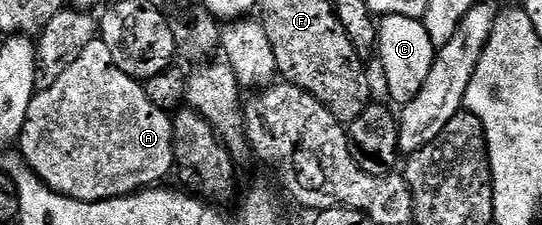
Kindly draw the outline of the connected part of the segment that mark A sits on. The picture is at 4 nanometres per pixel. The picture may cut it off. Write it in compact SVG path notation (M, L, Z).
M99 37L86 45L81 57L62 73L50 89L37 92L26 113L18 149L23 162L52 191L84 203L135 194L163 182L163 178L175 168L171 114L158 109L150 101L139 80L118 69L110 49Z

